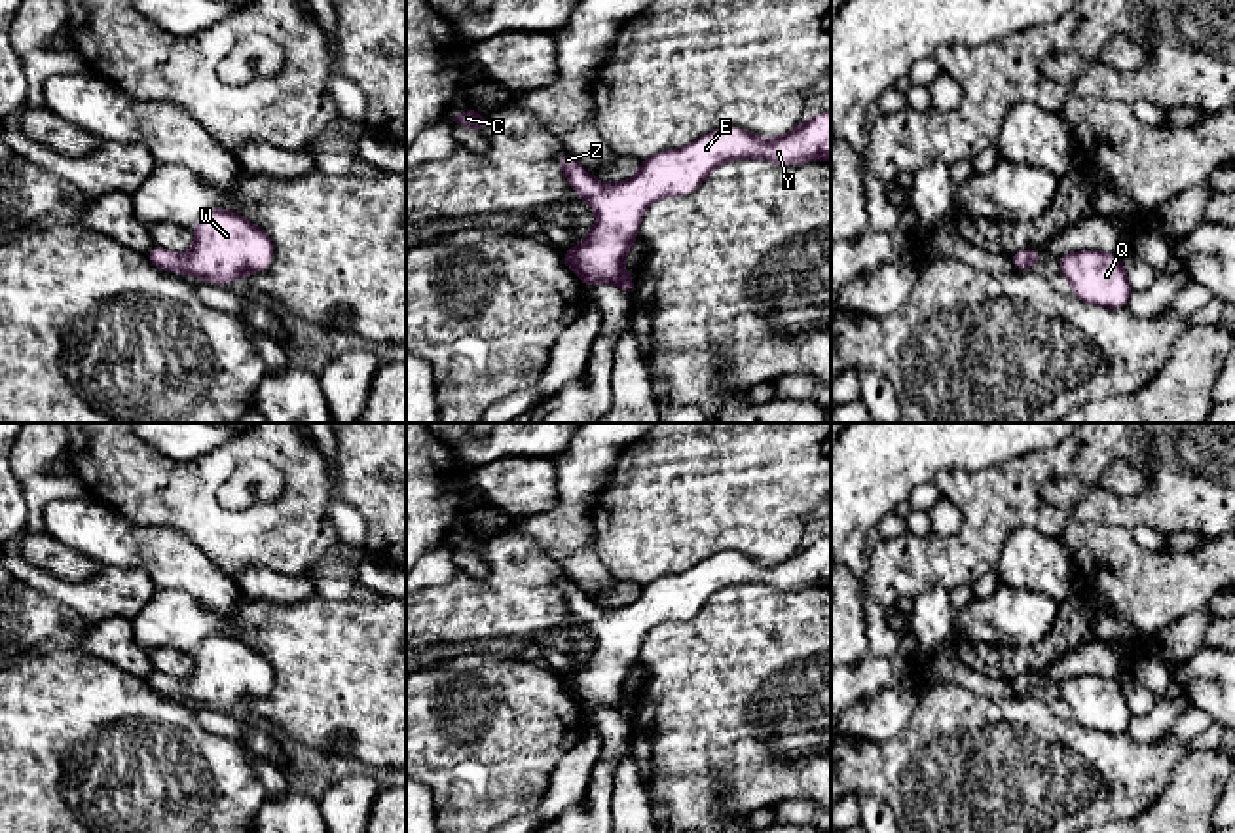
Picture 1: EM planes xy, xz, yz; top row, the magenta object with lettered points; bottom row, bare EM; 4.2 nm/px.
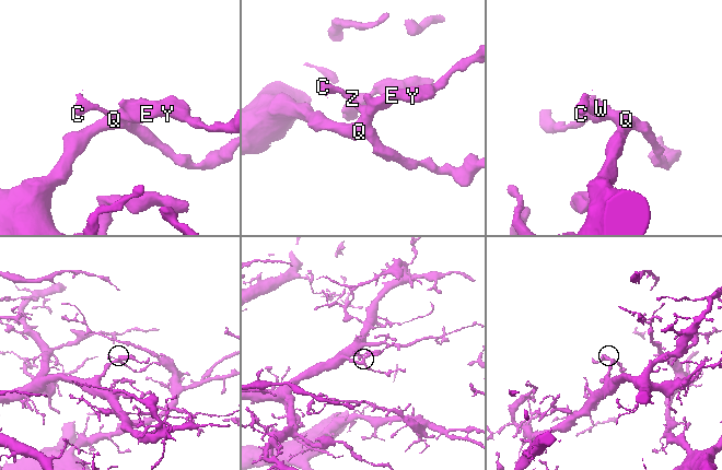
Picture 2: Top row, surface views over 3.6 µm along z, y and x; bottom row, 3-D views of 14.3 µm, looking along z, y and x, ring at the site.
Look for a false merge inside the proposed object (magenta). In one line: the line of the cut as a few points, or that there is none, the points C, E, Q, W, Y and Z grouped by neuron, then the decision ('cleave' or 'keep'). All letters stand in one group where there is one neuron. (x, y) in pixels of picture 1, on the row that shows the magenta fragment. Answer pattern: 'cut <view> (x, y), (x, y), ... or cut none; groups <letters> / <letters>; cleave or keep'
cut none; groups C E Q W Y Z; keep

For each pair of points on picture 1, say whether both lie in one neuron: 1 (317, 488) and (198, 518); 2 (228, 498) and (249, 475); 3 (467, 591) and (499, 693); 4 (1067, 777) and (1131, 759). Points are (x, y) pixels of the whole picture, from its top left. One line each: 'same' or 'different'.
1: same
2: same
3: different
4: same

